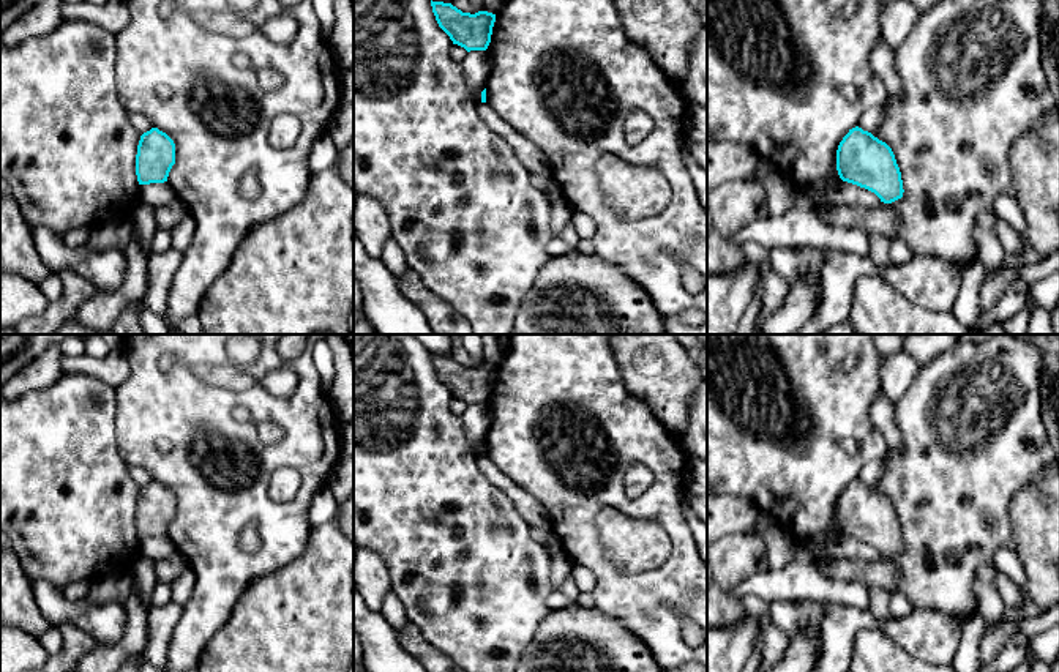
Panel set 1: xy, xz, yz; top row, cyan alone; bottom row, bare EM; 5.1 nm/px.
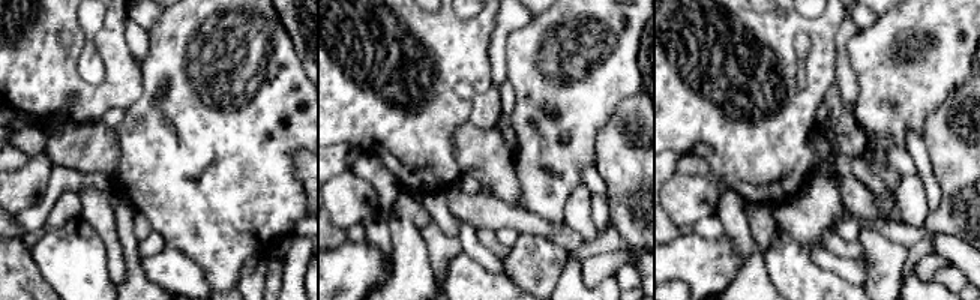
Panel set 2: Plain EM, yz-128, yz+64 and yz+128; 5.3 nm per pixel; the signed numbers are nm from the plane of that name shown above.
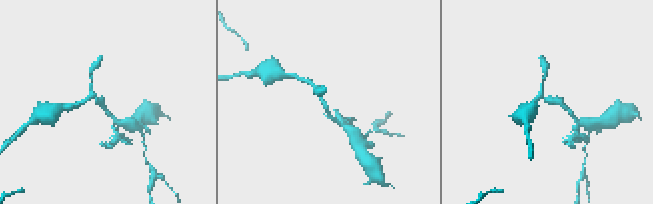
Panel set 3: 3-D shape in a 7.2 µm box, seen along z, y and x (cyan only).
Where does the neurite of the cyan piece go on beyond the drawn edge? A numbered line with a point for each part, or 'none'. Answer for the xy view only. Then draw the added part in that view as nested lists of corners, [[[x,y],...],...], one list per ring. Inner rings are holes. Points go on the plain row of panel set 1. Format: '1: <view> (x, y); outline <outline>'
none

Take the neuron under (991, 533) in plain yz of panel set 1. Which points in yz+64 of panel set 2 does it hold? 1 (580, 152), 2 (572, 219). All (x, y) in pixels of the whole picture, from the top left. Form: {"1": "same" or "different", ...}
{"1": "same", "2": "different"}

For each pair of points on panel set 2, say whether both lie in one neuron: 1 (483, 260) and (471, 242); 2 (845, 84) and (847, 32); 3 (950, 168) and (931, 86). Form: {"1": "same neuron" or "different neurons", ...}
{"1": "same neuron", "2": "same neuron", "3": "different neurons"}

